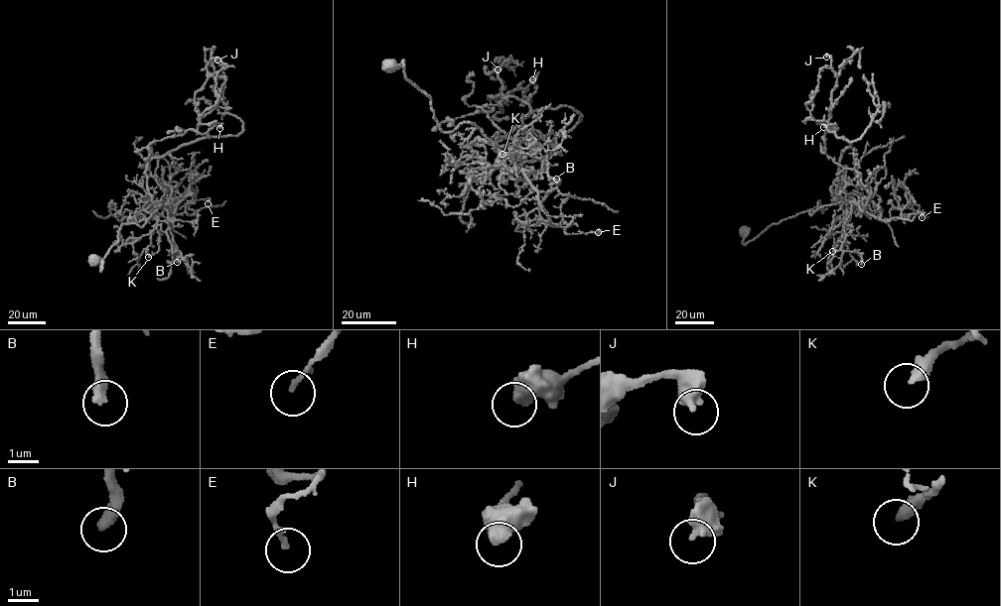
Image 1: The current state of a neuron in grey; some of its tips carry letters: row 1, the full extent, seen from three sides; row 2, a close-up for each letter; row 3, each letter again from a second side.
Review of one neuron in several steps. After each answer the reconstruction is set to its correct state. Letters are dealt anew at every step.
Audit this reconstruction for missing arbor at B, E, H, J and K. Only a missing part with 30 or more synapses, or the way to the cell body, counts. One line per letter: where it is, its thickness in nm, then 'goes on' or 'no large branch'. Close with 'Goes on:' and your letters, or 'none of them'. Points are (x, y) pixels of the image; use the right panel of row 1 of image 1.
B: (861, 264) | 380 nm | no large branch
E: (922, 217) | 150 nm | no large branch
H: (823, 127) | 600 nm | no large branch
J: (826, 57) | 550 nm | no large branch
K: (832, 251) | 360 nm | no large branch
Goes on: none of them

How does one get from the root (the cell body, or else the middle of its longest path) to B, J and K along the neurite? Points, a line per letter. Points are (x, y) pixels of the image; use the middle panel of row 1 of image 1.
B: (390, 63), (402, 61), (404, 74), (430, 97), (443, 131), (474, 123), (511, 161), (542, 148), (556, 179)
J: (390, 63), (443, 131), (474, 123), (497, 151), (462, 146), (503, 140), (530, 112), (488, 96), (498, 69)
K: (390, 63), (402, 61), (443, 131), (474, 123), (499, 161), (514, 168), (515, 155), (502, 154)

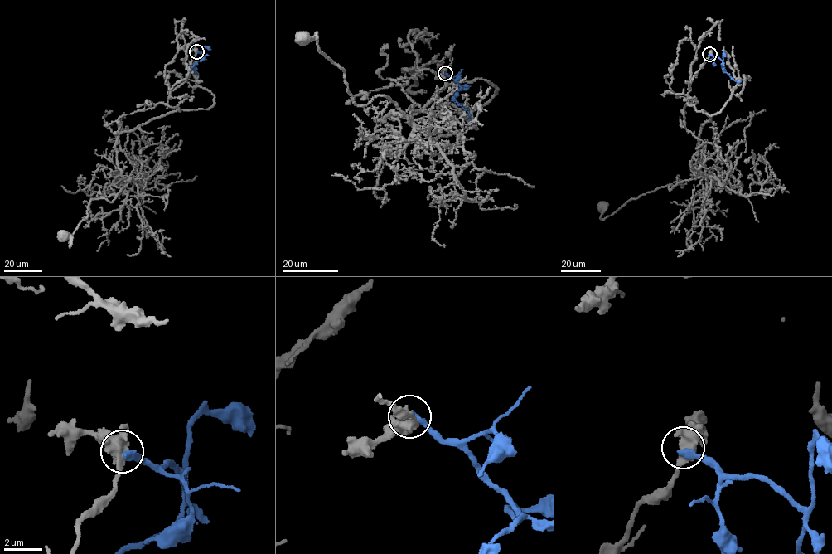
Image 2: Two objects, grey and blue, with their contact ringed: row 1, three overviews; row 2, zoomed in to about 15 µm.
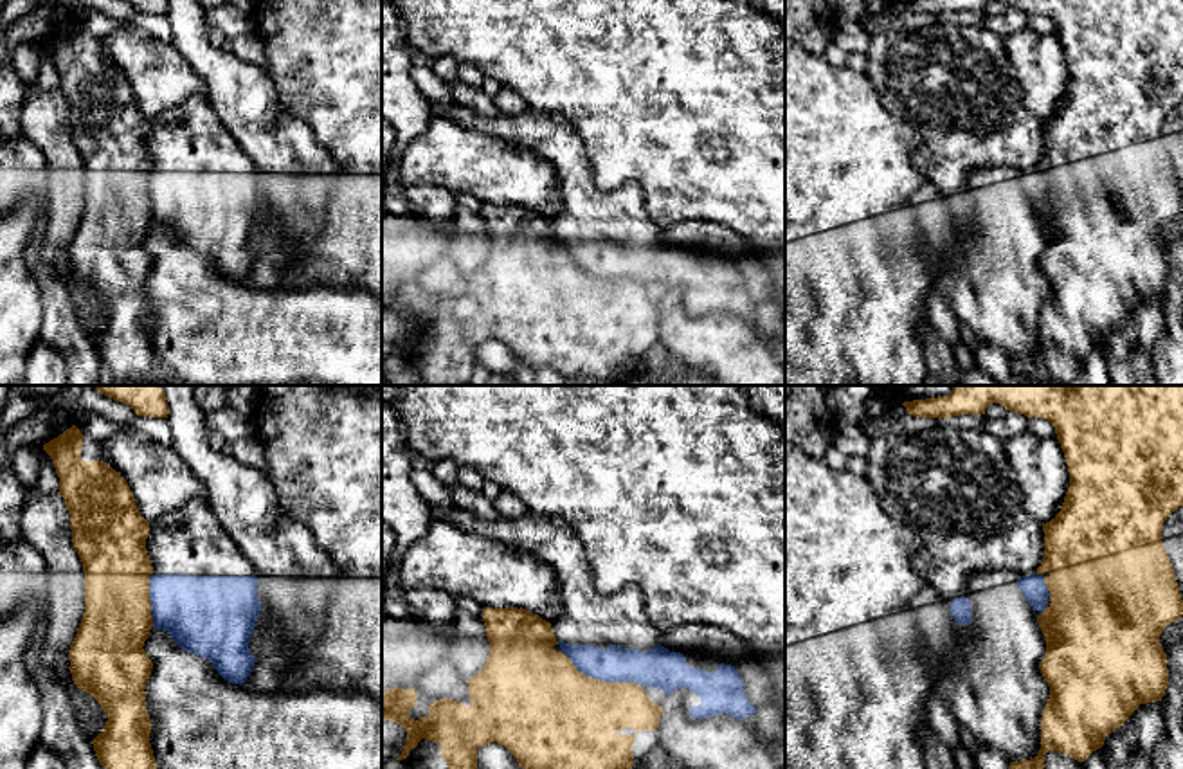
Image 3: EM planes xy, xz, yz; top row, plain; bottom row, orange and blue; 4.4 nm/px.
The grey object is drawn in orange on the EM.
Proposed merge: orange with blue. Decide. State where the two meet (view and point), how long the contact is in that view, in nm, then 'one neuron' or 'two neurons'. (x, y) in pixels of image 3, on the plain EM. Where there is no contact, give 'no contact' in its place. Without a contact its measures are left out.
xz (607, 280) | 280 nm | two neurons

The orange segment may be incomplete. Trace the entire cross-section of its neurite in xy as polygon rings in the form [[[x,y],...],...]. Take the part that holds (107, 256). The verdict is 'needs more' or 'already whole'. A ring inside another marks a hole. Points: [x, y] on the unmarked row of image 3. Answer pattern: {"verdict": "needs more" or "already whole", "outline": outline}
{"verdict": "already whole", "outline": [[[72,22],[43,41],[59,74],[59,92],[70,112],[74,144],[85,167],[85,209],[70,241],[74,281],[90,290],[106,308],[103,328],[92,337],[95,353],[119,385],[142,384],[158,375],[149,340],[151,317],[146,306],[146,279],[153,259],[144,238],[153,223],[149,173],[153,162],[146,146],[149,119],[140,112],[124,74],[104,58],[83,58],[83,31]]]}

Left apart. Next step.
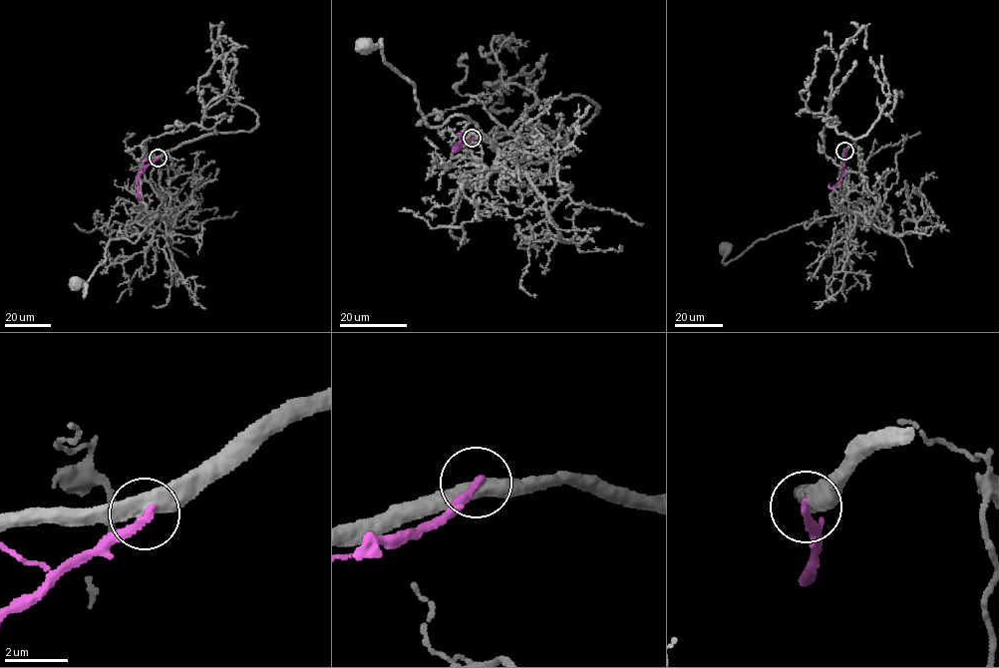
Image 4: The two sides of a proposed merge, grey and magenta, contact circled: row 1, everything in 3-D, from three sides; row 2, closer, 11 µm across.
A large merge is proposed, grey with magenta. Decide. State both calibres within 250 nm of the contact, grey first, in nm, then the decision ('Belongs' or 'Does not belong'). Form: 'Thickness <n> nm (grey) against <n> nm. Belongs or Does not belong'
Thickness 500 nm (grey) against 260 nm. Does not belong

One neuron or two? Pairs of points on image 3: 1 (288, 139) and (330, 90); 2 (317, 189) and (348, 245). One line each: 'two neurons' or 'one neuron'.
1: two neurons
2: two neurons

